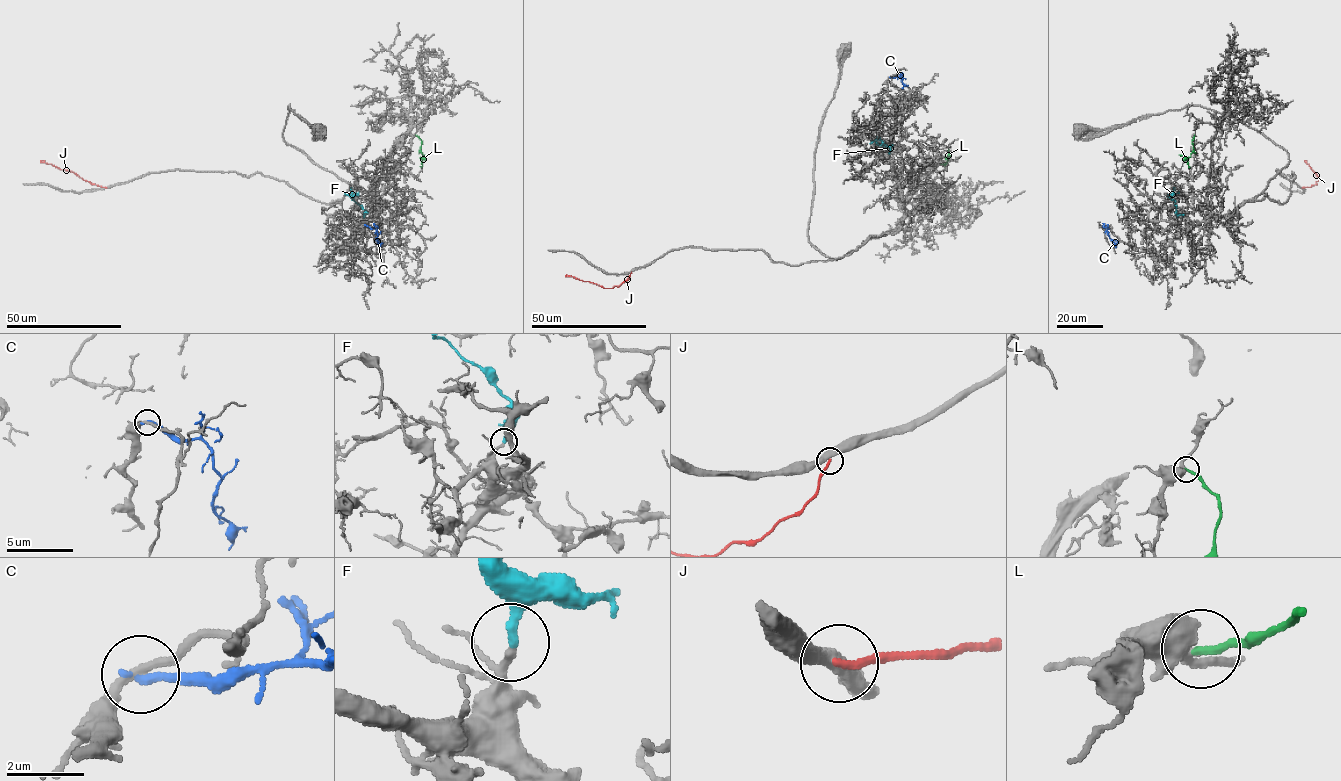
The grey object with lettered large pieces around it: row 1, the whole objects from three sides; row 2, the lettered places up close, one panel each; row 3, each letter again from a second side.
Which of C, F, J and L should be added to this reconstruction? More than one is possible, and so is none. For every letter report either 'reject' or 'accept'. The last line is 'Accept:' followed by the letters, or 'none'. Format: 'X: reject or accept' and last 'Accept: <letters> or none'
C: reject
F: accept
J: reject
L: accept
Accept: F, L

